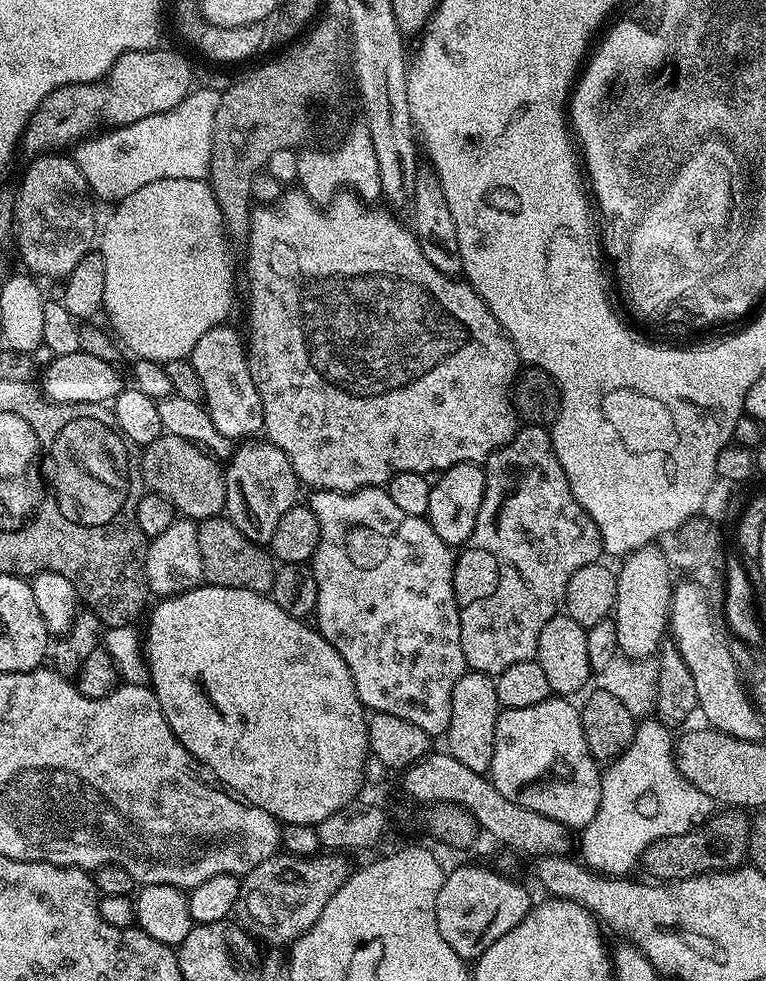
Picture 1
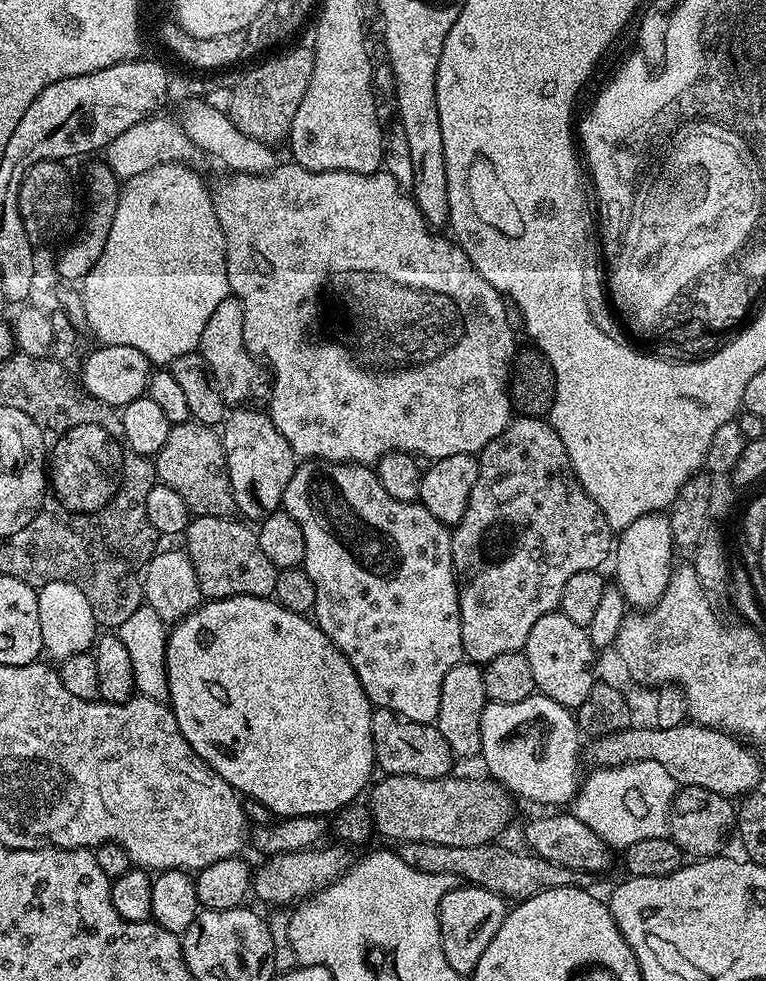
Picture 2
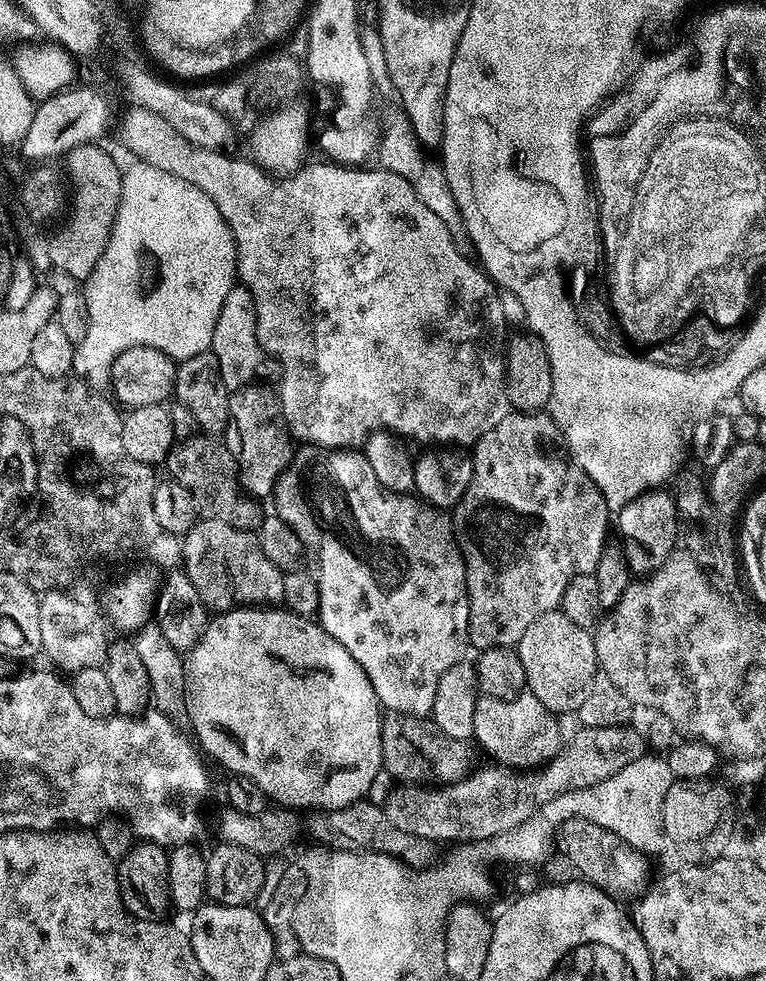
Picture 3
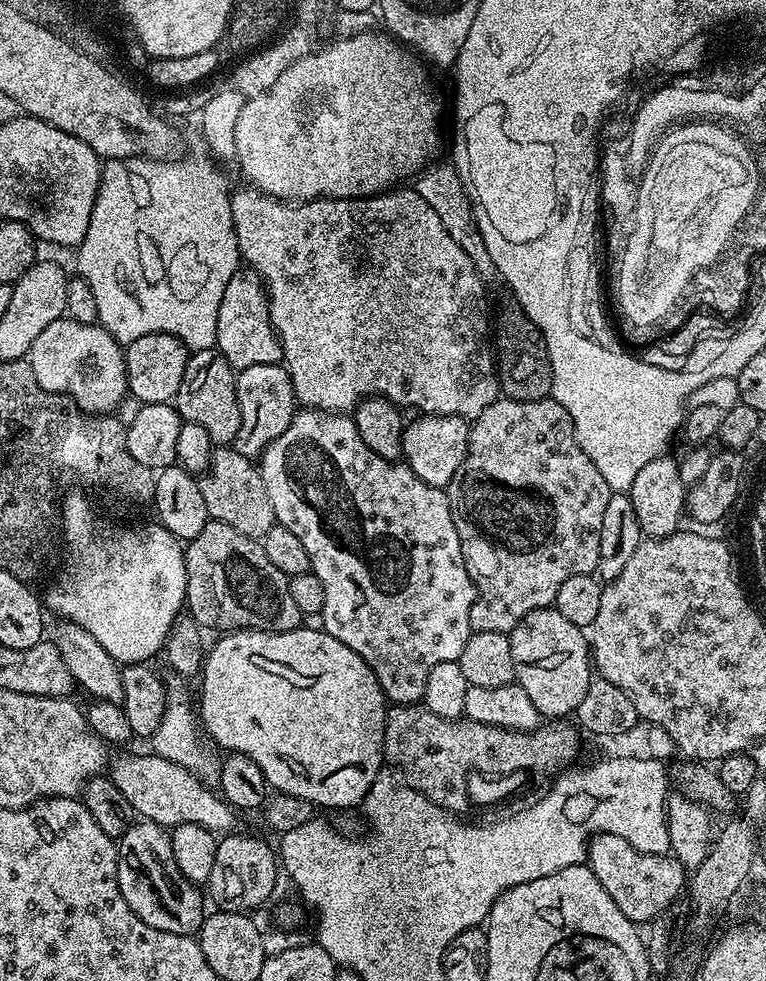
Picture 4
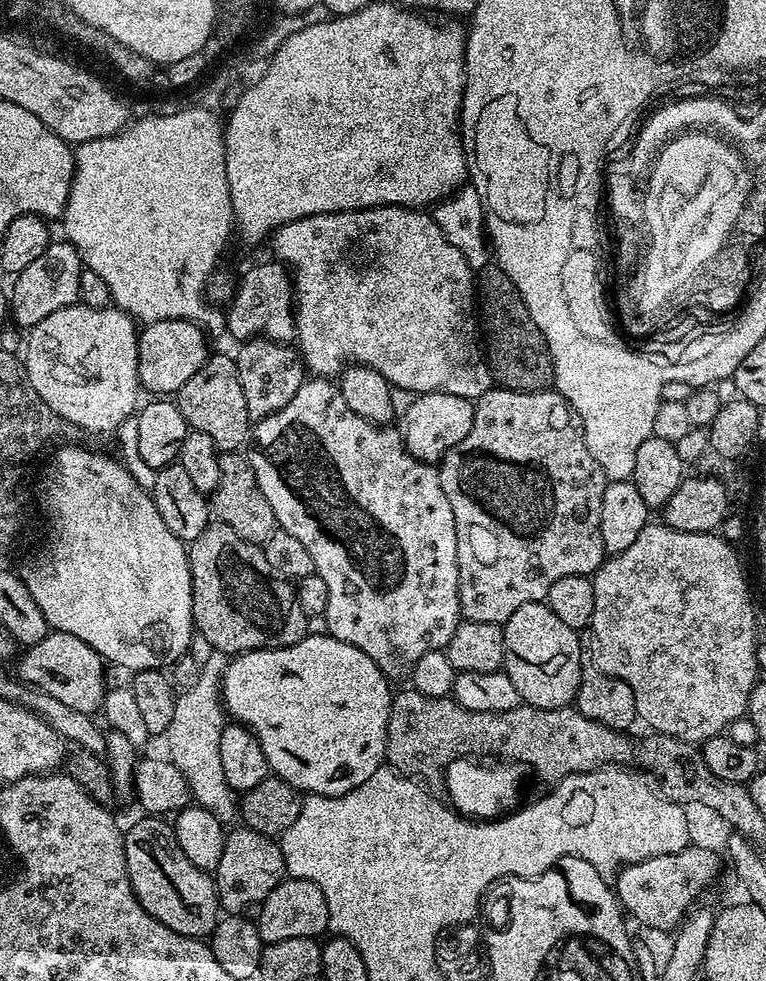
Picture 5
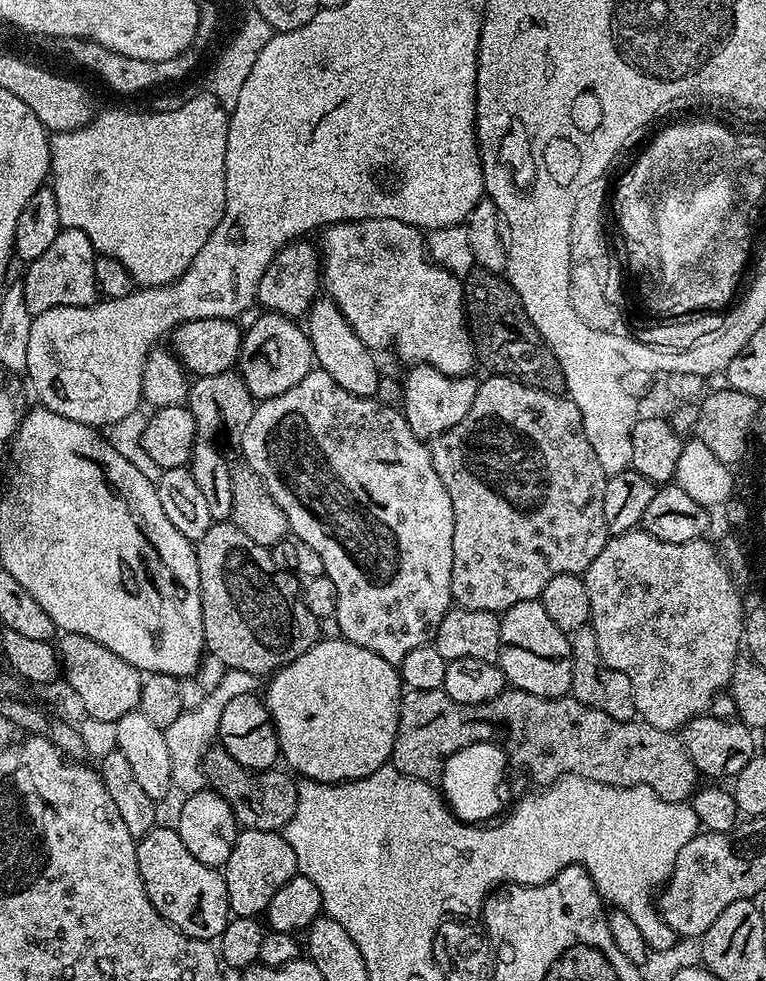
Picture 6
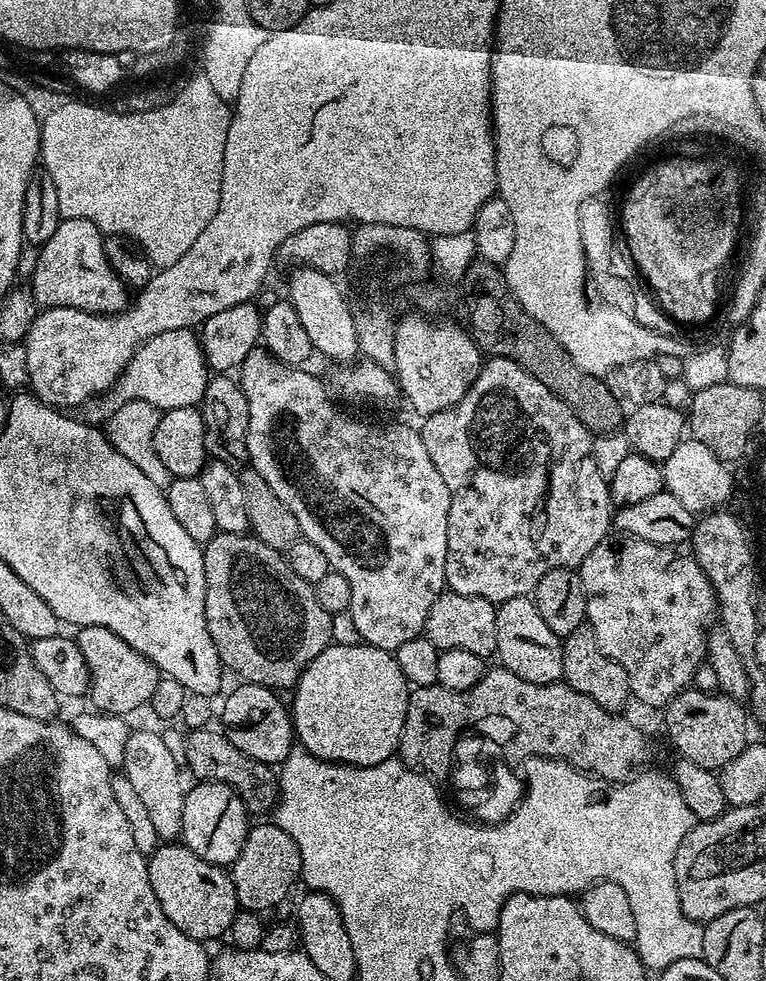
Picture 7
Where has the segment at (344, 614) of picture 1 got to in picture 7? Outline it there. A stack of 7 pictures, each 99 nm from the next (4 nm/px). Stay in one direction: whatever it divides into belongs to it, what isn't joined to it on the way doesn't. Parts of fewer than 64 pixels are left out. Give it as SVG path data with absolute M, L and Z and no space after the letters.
M257 346L250 354L246 354L246 358L241 362L238 369L240 389L246 394L246 402L250 406L250 422L246 434L250 467L258 474L262 474L266 482L270 482L270 490L274 490L274 494L278 494L278 498L286 502L286 510L290 510L290 514L298 518L301 537L314 542L314 546L318 546L318 550L326 554L329 569L342 574L342 578L350 582L350 606L347 615L352 616L352 628L360 635L357 637L370 646L395 653L396 648L402 646L402 642L410 642L410 638L423 633L424 623L430 614L430 606L434 606L441 592L445 591L444 579L448 553L446 530L450 514L450 490L446 490L446 482L442 482L442 474L438 474L438 466L430 462L430 454L426 454L426 442L422 442L419 431L415 427L411 428L408 424L367 424L366 421L343 412L332 401L327 386L314 373L307 372L308 370L304 366L283 364L281 360L271 356L263 346Z

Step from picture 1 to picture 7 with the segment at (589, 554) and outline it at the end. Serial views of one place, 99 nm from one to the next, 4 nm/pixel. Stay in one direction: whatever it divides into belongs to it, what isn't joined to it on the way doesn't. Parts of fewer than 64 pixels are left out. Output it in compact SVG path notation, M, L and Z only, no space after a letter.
M501 356L485 359L480 365L480 373L474 378L470 390L447 412L439 412L433 416L423 417L418 431L422 442L426 442L426 454L430 454L430 462L438 466L438 474L442 474L442 482L446 482L446 490L450 490L450 514L446 542L446 578L447 591L458 594L470 594L470 598L486 598L491 604L499 605L510 598L532 596L538 582L550 574L555 568L575 569L602 541L609 539L610 529L614 524L614 505L612 493L608 491L608 480L596 469L594 455L594 436L586 425L577 418L574 410L566 402L562 402L538 378L534 378L518 362L507 360Z

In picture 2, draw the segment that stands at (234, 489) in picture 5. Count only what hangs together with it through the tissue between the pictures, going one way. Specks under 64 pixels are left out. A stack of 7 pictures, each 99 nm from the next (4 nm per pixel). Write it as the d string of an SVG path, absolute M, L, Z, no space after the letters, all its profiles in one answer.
M195 422L172 425L166 446L162 446L154 458L154 476L159 483L170 486L170 490L175 490L181 496L193 517L231 517L236 512L224 441L215 427Z

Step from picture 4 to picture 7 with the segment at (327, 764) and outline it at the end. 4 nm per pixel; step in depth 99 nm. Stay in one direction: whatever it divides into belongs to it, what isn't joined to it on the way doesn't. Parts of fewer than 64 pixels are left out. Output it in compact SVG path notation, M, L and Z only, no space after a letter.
M333 642L310 662L291 693L290 711L294 736L303 751L361 768L397 755L410 685L393 653L355 643Z

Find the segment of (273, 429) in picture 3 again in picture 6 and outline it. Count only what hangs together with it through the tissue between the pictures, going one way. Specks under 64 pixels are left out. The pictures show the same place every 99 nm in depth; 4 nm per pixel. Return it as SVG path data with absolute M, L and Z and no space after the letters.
M281 312L259 313L261 316L249 328L243 329L244 341L240 347L238 371L246 382L246 390L250 390L253 401L269 400L278 394L286 394L290 386L298 386L306 374L314 371L316 355L307 331L300 328L291 316L283 316Z

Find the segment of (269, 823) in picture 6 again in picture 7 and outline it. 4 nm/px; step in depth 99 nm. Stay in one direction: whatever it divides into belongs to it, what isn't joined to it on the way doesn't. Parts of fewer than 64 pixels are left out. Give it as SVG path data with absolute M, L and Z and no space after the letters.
M214 728L191 729L185 735L183 761L185 767L196 776L197 781L230 785L243 800L251 815L268 813L279 799L279 777L277 771L264 762L252 758L234 746L223 731Z

